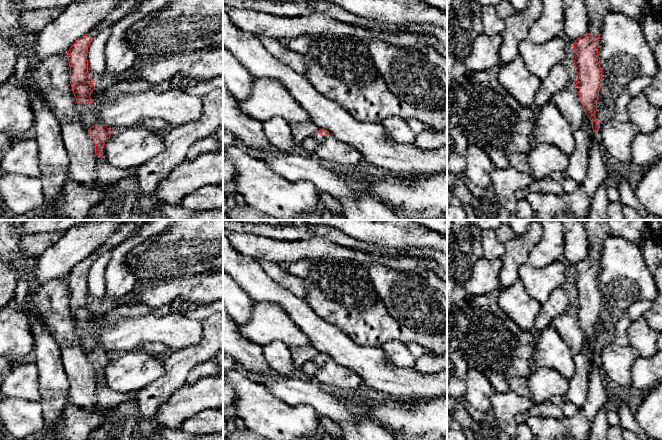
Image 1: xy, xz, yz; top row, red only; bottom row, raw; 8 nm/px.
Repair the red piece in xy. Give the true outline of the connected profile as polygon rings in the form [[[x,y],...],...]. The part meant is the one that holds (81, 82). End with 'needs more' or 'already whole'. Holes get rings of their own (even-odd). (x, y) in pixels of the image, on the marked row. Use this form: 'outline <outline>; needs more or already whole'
outline [[[123,0],[113,13],[108,14],[93,30],[78,39],[67,52],[70,66],[70,84],[78,104],[92,104],[90,98],[95,89],[92,77],[88,72],[87,53],[92,39],[100,30],[112,27],[116,22],[133,12],[141,0]]]; needs more

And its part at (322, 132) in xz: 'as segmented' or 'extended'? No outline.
extended

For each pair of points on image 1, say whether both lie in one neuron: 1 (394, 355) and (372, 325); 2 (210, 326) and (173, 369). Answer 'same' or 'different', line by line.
1: different
2: same

